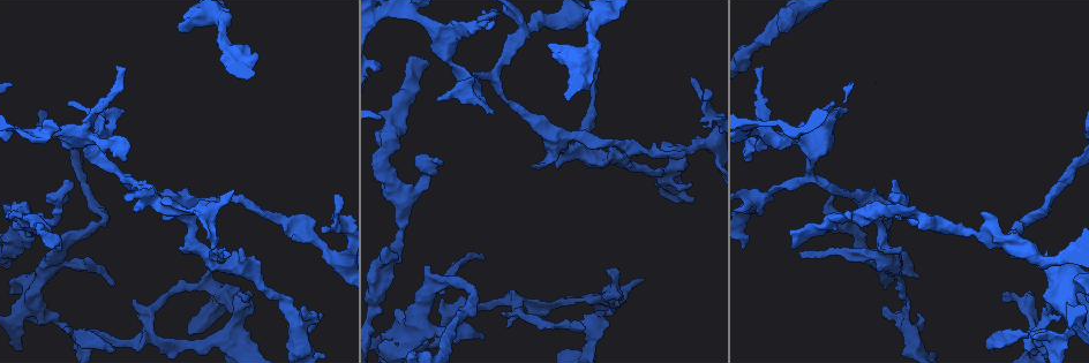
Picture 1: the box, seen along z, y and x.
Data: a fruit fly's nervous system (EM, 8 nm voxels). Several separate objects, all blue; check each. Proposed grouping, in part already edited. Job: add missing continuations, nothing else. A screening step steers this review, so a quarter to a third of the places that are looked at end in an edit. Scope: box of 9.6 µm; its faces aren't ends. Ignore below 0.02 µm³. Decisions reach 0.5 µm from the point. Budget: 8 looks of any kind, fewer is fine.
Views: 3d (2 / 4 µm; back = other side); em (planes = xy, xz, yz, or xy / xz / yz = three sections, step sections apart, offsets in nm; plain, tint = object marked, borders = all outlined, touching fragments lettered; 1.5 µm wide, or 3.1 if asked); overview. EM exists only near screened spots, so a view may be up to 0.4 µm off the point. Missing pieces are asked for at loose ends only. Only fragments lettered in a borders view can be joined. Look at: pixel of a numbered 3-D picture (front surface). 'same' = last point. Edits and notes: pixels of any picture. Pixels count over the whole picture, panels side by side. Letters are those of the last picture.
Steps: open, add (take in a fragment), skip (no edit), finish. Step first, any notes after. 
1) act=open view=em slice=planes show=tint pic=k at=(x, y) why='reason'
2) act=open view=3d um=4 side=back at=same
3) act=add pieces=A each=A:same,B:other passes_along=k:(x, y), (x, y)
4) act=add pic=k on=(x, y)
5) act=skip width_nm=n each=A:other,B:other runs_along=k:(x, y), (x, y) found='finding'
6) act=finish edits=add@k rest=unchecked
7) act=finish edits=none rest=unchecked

act=open view=em slice=planes show=borders pic=1 at=(584, 330) why='free end'

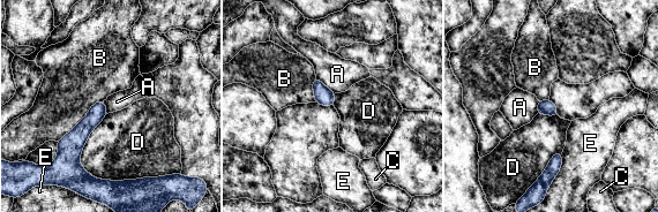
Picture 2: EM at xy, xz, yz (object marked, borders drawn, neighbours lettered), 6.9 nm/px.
act=skip each=A:other,B:other,C:other,D:other,E:other border=2:(106, 113), (80, 164), (135, 180) found='no lettered fragment goes on from it'

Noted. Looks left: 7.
act=open view=3d um=2 side=back pic=1 at=(427, 270)

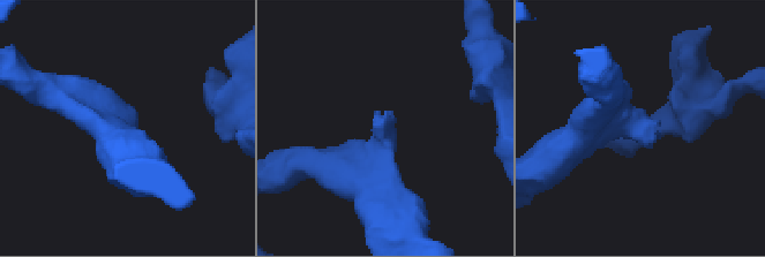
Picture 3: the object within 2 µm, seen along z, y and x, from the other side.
act=open view=em slice=xz step=8 show=tint pic=3 at=(386, 122) why='need the tissue'

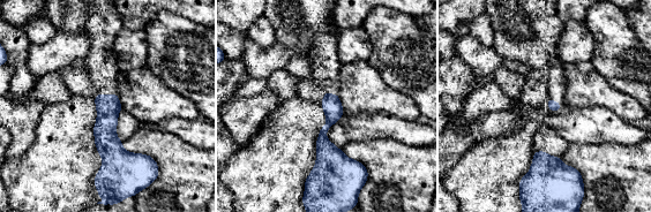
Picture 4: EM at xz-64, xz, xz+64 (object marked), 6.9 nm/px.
act=open view=em slice=planes show=borders at=same

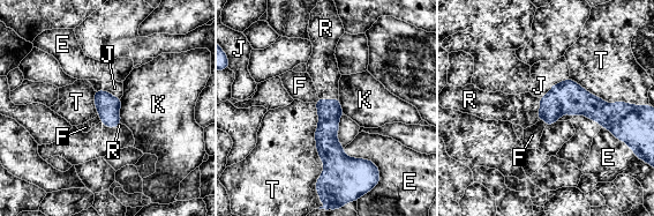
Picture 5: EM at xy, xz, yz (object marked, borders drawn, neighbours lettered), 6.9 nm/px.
act=add pieces=R longest_contact=T:600nm each=E:other,F:other,J:other,K:other,R:same,T:other found='it goes on there'

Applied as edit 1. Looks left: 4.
act=open view=overview why='see it whole again'

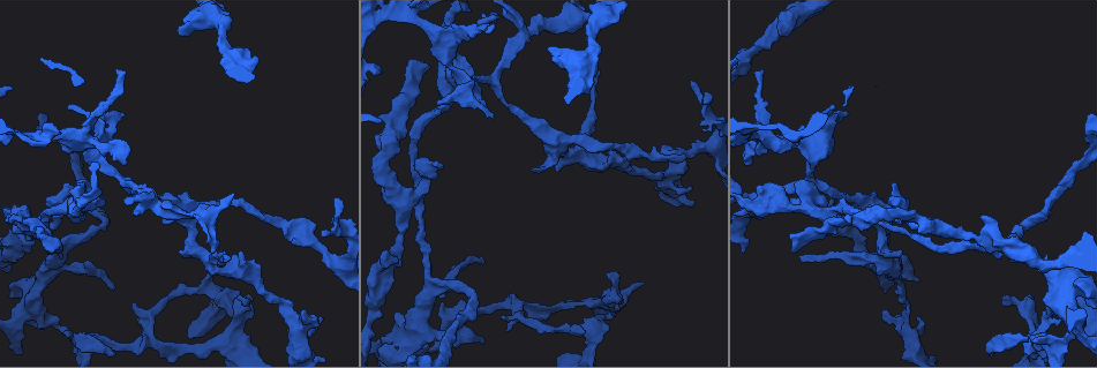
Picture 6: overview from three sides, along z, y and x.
act=open view=3d um=2 pic=6 at=(421, 64) why='an open end'

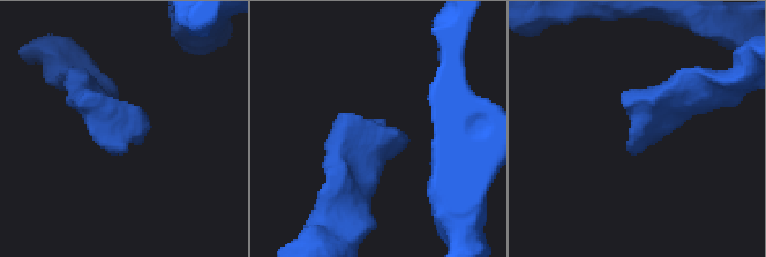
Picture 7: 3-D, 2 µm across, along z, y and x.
act=open view=em slice=planes show=plain pic=7 at=(127, 152)

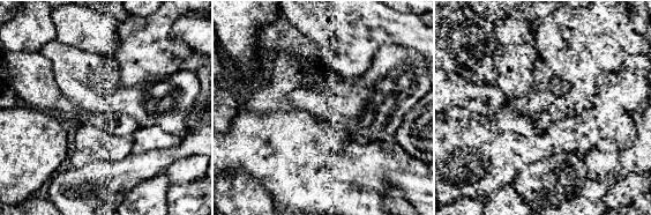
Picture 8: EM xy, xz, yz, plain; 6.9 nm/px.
act=open view=em slice=planes show=borders at=same why='see the neighbours'

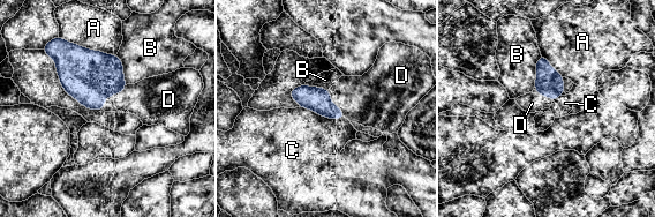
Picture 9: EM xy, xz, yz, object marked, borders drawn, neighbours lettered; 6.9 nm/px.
act=add pieces=D each=A:other,B:other,C:other,D:same found='it goes on there'

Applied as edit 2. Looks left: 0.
act=finish edits=add@5,add@9 rest=unchecked

